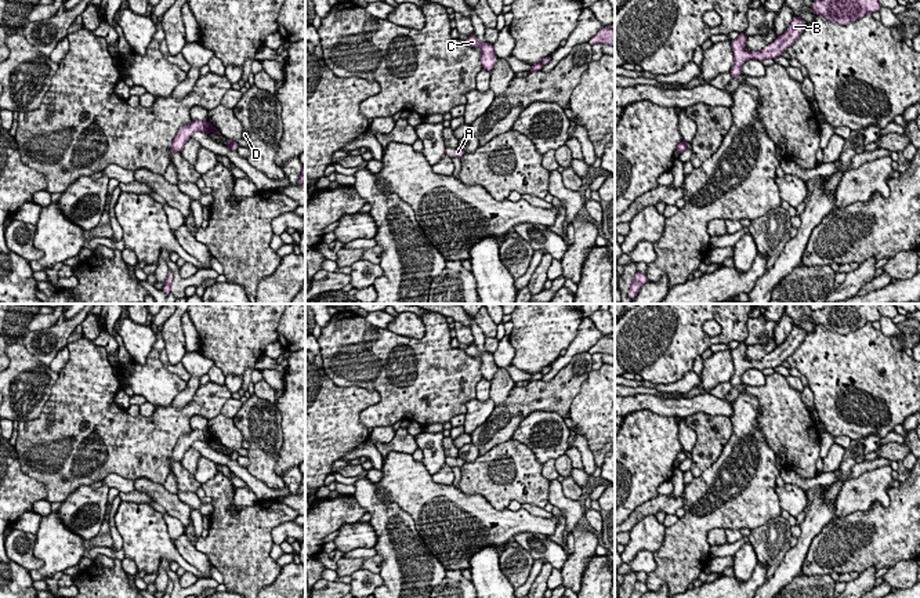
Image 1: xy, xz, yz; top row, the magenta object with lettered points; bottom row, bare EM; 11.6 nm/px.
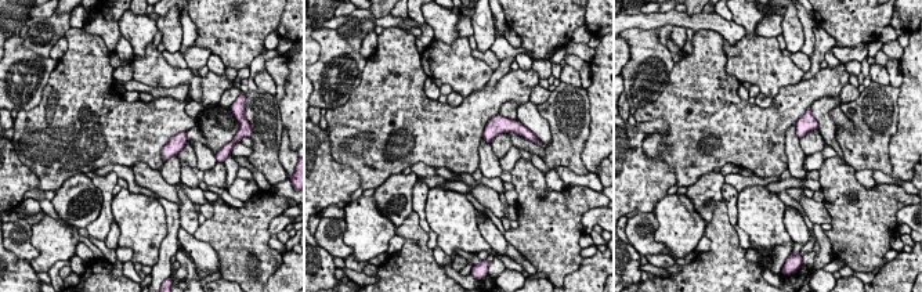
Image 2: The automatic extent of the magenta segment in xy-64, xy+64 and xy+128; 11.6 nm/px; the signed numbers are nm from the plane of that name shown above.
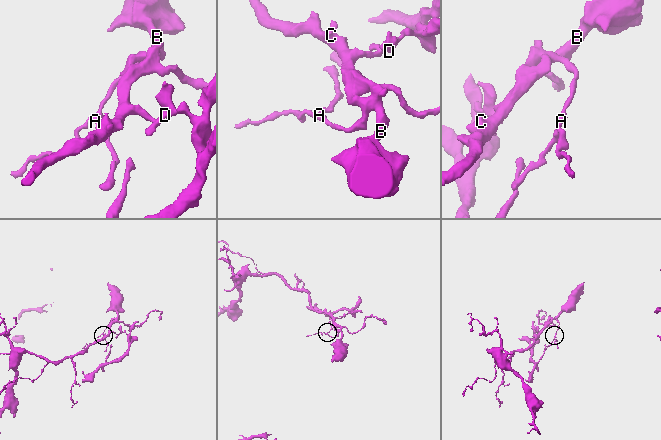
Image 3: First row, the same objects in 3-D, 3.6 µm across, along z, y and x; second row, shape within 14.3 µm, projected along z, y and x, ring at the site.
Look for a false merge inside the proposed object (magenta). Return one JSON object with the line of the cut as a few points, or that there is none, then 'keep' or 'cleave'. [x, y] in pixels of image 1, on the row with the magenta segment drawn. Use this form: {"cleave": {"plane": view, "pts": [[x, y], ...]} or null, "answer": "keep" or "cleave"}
{"cleave": {"plane": "xy", "pts": [[232, 141], [230, 147]]}, "answer": "cleave"}

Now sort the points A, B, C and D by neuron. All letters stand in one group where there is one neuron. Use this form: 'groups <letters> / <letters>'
groups A B C / D

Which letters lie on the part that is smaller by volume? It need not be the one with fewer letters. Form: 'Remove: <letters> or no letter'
Remove: D

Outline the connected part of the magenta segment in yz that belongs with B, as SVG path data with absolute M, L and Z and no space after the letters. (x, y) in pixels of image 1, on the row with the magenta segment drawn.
M793 17L793 21L787 29L778 36L771 44L765 46L761 51L749 51L746 50L746 33L739 33L736 40L731 40L734 51L734 66L731 69L731 76L738 77L742 75L742 66L749 59L764 61L768 58L775 59L780 57L787 48L794 44L798 36L804 32L807 23L800 17Z

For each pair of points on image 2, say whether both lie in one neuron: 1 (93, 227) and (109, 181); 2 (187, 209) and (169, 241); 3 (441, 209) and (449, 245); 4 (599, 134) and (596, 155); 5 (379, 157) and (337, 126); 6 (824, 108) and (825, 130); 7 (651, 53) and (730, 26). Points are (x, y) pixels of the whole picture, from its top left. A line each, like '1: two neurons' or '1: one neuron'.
1: one neuron
2: two neurons
3: one neuron
4: one neuron
5: one neuron
6: one neuron
7: two neurons

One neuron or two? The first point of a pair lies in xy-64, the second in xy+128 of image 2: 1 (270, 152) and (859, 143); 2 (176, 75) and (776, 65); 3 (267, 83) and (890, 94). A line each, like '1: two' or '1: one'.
1: one
2: one
3: two

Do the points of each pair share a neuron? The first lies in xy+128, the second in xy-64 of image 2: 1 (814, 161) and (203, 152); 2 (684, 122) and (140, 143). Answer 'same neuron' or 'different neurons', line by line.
1: same neuron
2: same neuron

